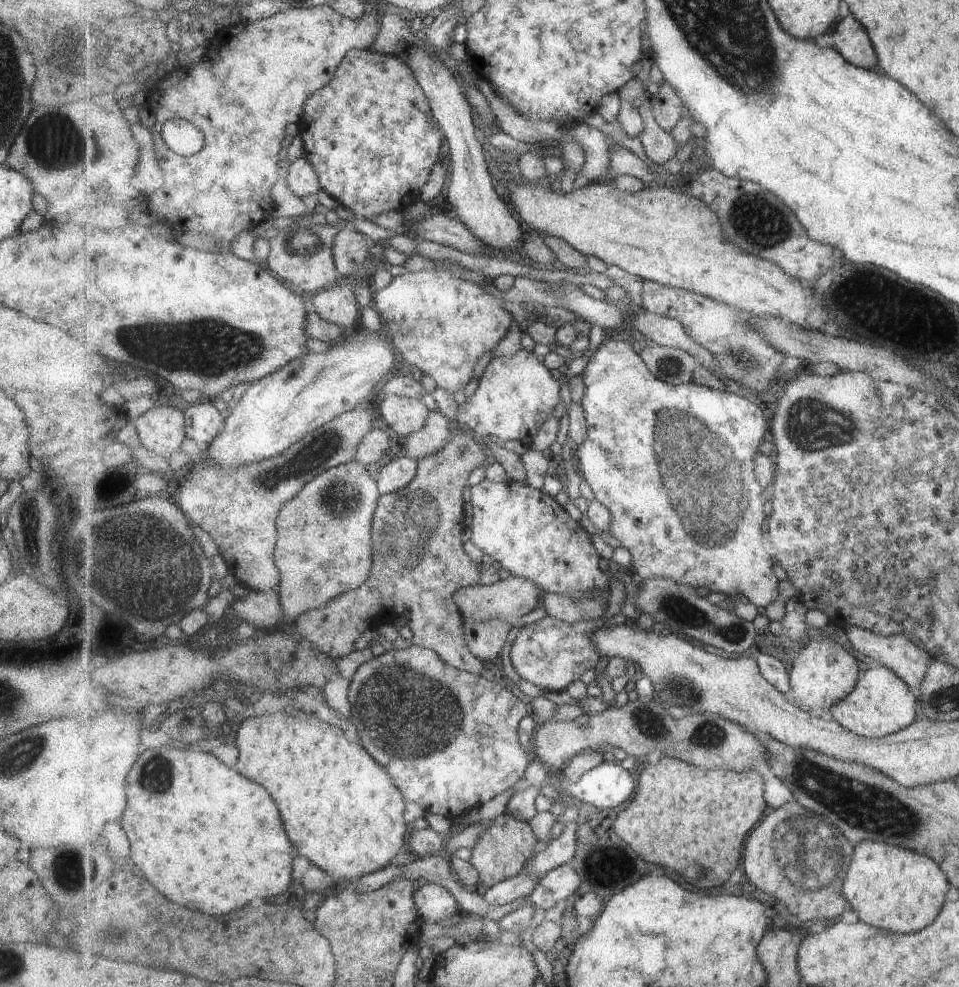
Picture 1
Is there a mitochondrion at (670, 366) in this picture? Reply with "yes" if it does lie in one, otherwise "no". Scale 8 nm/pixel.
yes

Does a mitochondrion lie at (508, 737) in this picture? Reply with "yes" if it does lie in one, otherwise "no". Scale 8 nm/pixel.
no

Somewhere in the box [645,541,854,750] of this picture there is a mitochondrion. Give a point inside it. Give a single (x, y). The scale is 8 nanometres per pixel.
(678, 608)

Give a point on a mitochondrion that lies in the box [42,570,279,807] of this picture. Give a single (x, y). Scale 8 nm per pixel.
(141, 603)

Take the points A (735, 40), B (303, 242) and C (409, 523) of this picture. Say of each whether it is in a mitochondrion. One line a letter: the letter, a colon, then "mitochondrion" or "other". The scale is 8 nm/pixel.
A: mitochondrion
B: mitochondrion
C: mitochondrion

